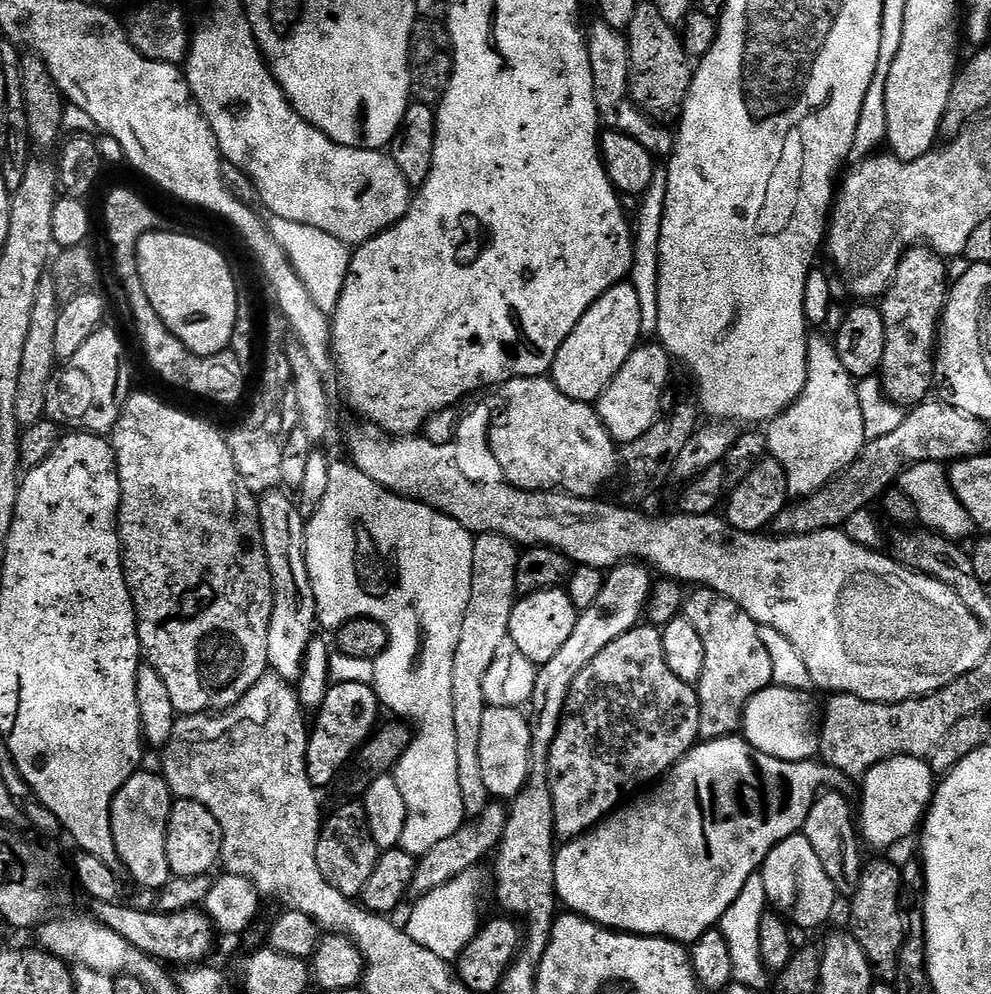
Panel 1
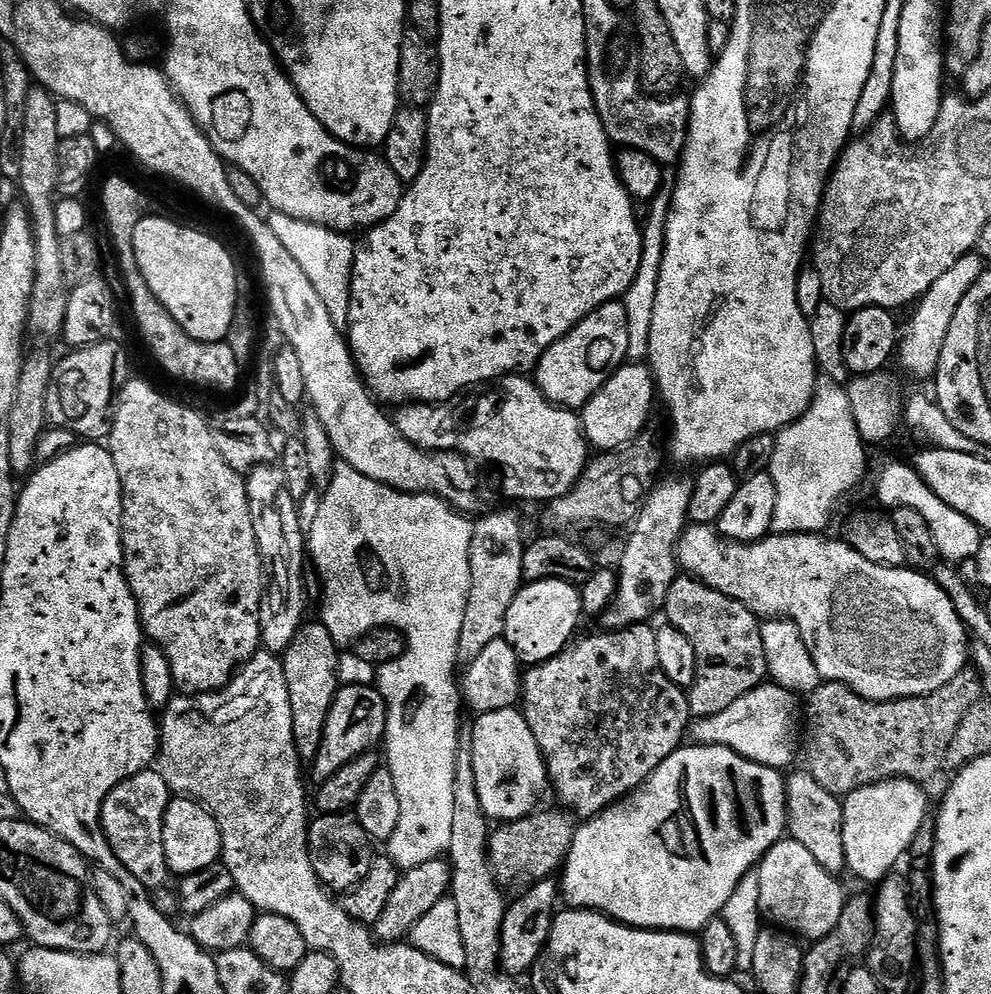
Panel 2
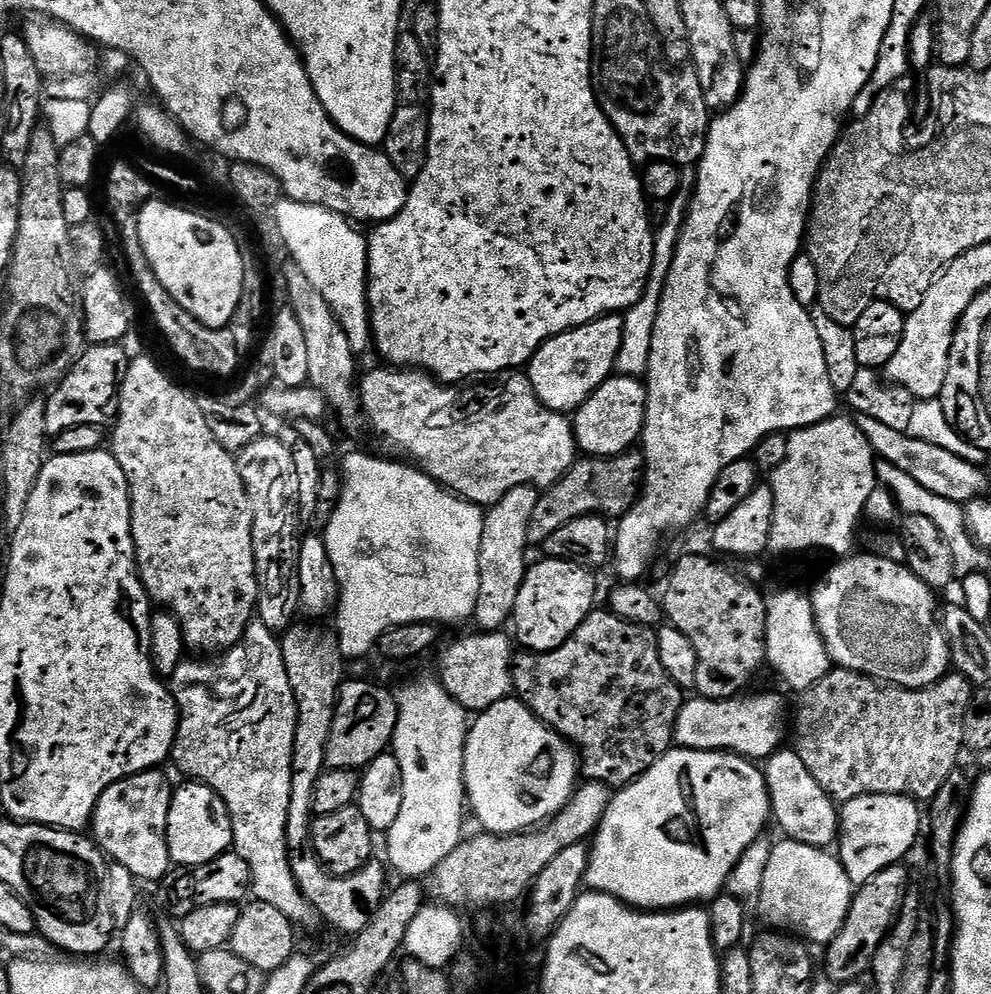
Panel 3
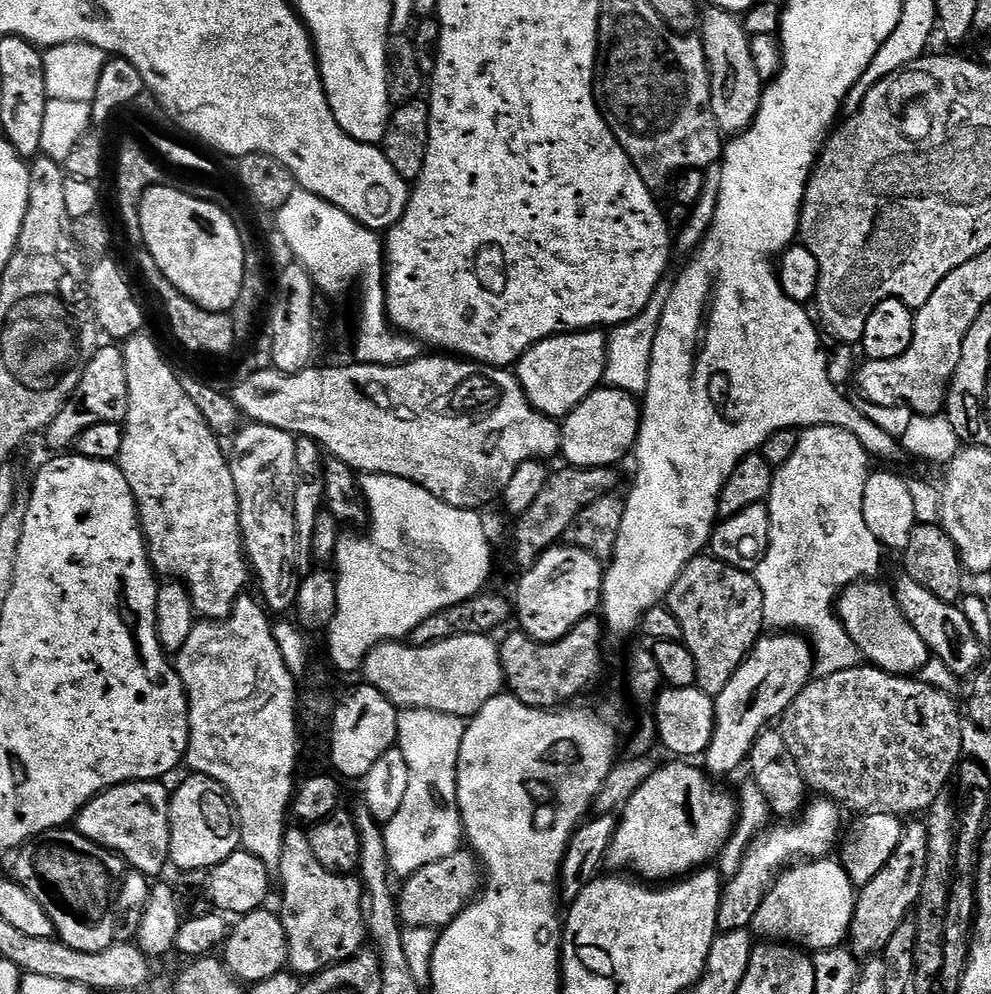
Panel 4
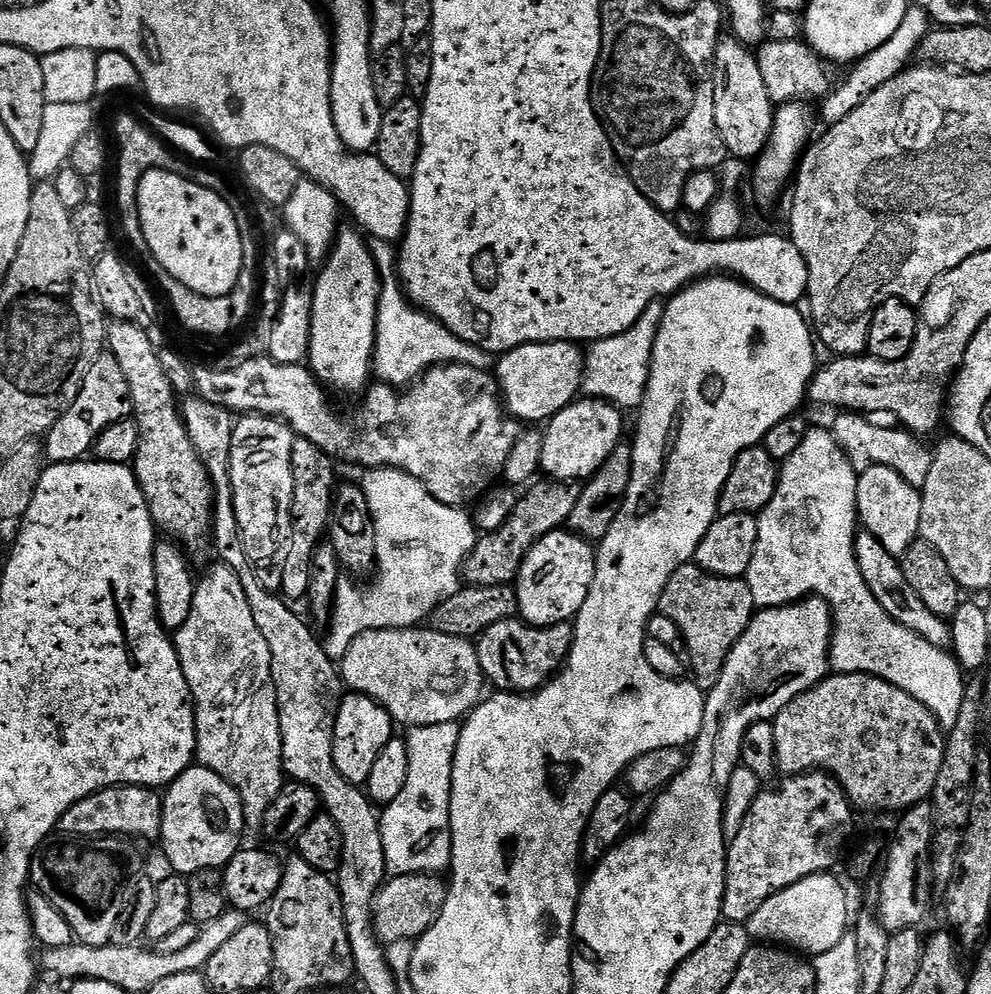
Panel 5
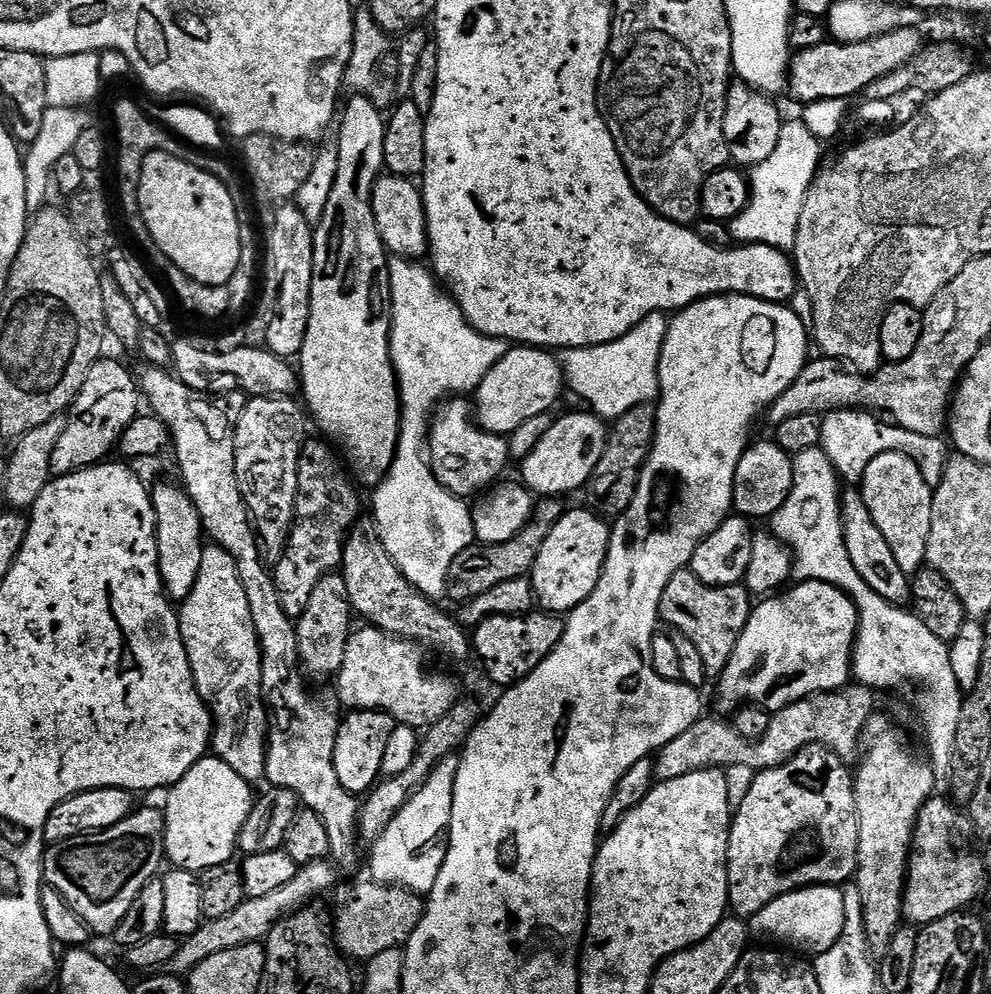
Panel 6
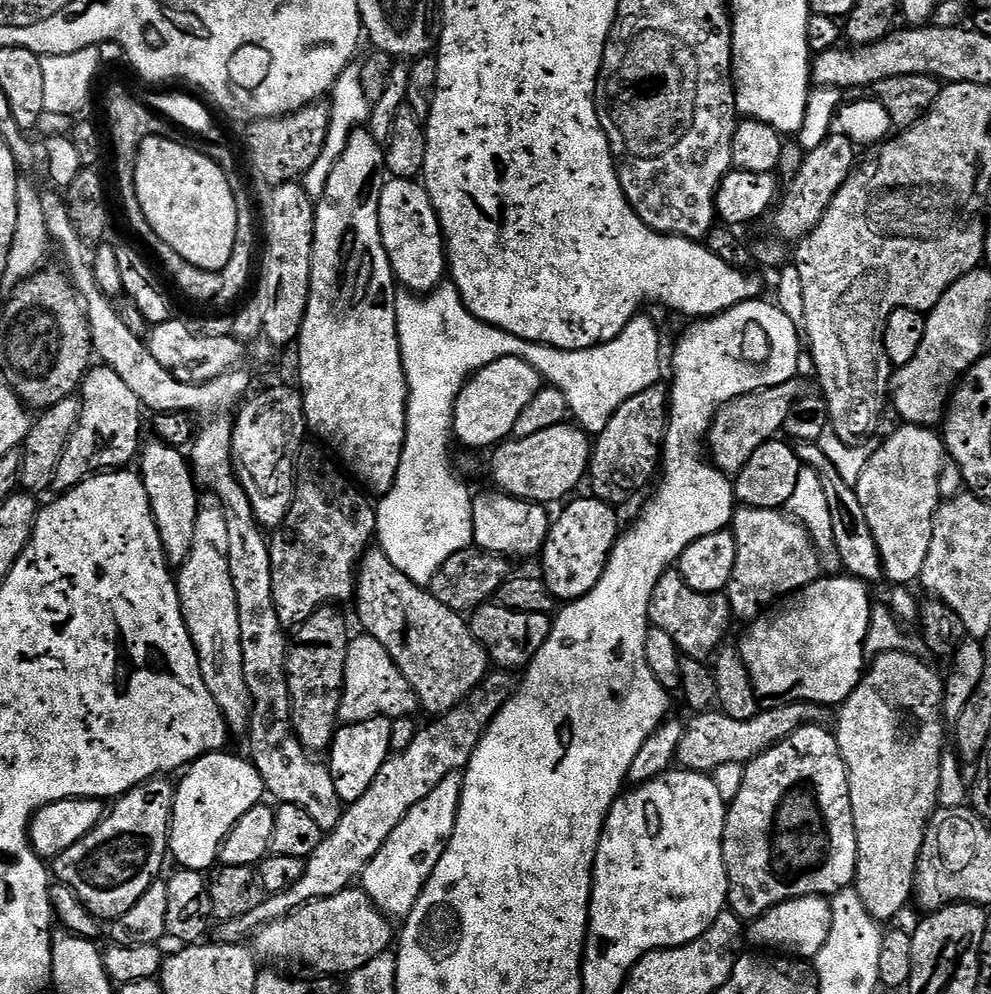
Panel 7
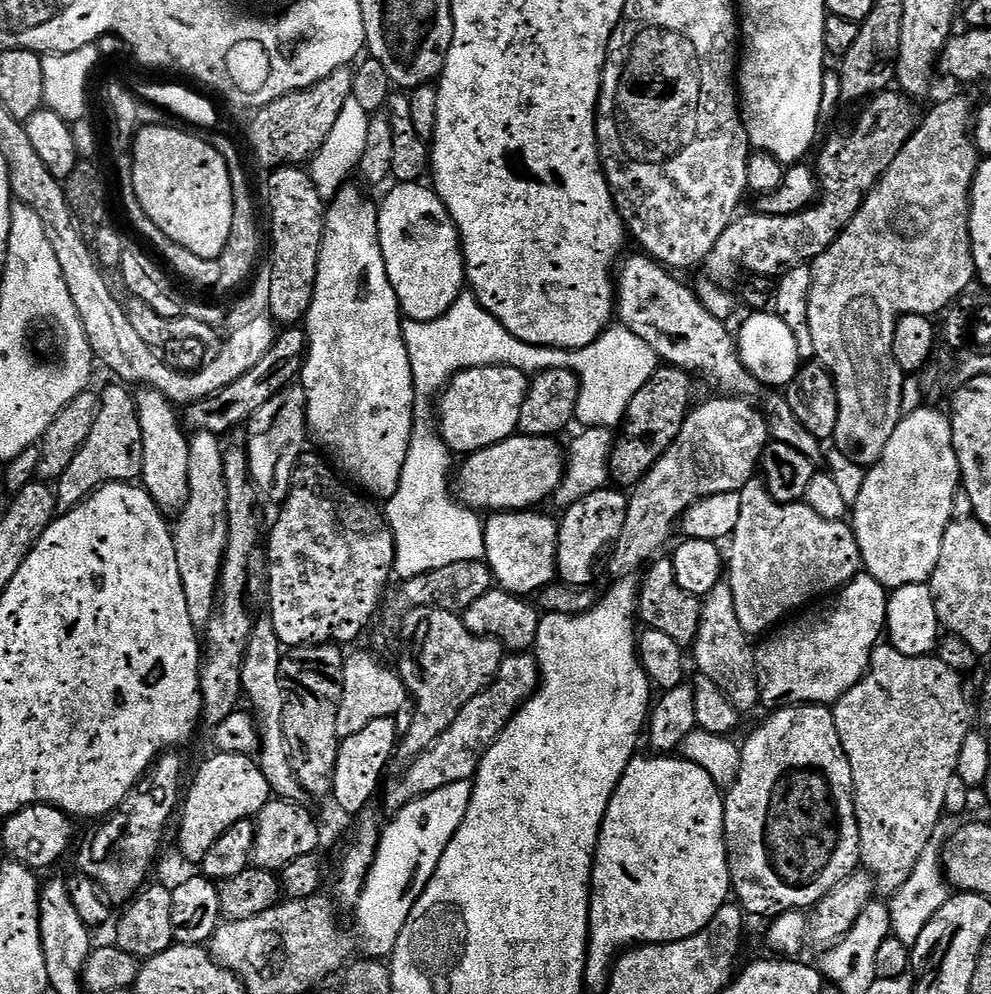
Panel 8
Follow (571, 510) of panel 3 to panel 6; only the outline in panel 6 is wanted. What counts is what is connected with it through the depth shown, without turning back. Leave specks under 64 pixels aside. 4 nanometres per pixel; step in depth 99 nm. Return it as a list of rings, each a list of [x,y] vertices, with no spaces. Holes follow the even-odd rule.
[[[544,498],[535,505],[532,518],[524,529],[509,541],[501,544],[473,543],[471,548],[462,550],[458,558],[448,571],[448,591],[449,597],[453,596],[456,602],[473,600],[478,598],[478,594],[486,594],[494,586],[499,586],[502,582],[510,582],[510,578],[528,576],[532,571],[534,562],[538,558],[538,550],[542,550],[542,542],[554,530],[554,526],[564,515],[566,508],[561,501],[556,498]]]

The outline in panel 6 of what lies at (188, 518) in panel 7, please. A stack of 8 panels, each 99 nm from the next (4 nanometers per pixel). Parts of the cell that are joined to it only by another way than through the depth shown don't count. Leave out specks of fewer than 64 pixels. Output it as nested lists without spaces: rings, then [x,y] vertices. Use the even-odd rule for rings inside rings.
[[[179,483],[160,484],[156,489],[151,489],[150,495],[156,511],[156,549],[160,559],[160,577],[168,599],[182,602],[190,598],[190,590],[194,590],[194,582],[198,582],[206,533],[194,502]]]

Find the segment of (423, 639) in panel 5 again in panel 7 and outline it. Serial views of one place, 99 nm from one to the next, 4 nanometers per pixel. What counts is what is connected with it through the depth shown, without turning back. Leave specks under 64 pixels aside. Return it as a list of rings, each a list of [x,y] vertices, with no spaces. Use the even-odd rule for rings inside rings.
[[[360,634],[357,640],[356,637],[349,639],[339,723],[357,724],[379,716],[408,718],[417,708],[418,701],[410,682],[406,682],[396,663],[389,658],[382,642],[367,634]]]

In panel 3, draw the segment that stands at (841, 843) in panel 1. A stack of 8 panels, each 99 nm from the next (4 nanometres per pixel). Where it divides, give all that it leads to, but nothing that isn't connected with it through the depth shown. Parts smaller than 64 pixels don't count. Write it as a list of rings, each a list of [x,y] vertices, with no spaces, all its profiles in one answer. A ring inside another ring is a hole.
[[[778,750],[762,764],[764,781],[772,803],[772,820],[789,840],[797,840],[815,848],[831,849],[840,835],[837,801],[833,800],[826,790],[822,790],[818,782],[814,782],[814,774],[806,770],[806,762],[798,758],[796,751],[784,751]]]

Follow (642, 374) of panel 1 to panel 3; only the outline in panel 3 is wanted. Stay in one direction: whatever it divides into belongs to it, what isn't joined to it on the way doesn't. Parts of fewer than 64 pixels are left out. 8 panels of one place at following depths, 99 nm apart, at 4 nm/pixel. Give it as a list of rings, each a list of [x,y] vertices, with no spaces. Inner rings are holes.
[[[613,375],[574,413],[577,449],[588,458],[620,456],[629,451],[635,445],[632,443],[641,439],[647,401],[648,389],[643,379]]]

